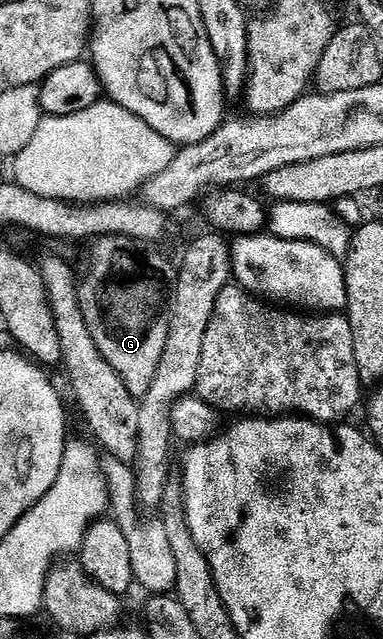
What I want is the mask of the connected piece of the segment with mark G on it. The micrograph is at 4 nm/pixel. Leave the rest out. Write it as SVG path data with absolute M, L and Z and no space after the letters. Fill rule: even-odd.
M112 234L96 239L92 246L89 258L93 261L93 267L85 279L80 279L77 291L83 320L87 324L87 332L91 332L91 340L95 340L95 348L103 352L103 360L119 372L119 380L127 384L127 392L140 400L151 388L151 380L155 380L155 371L159 369L159 360L163 357L163 348L167 348L169 303L179 281L179 270L157 251L160 249L127 236Z

